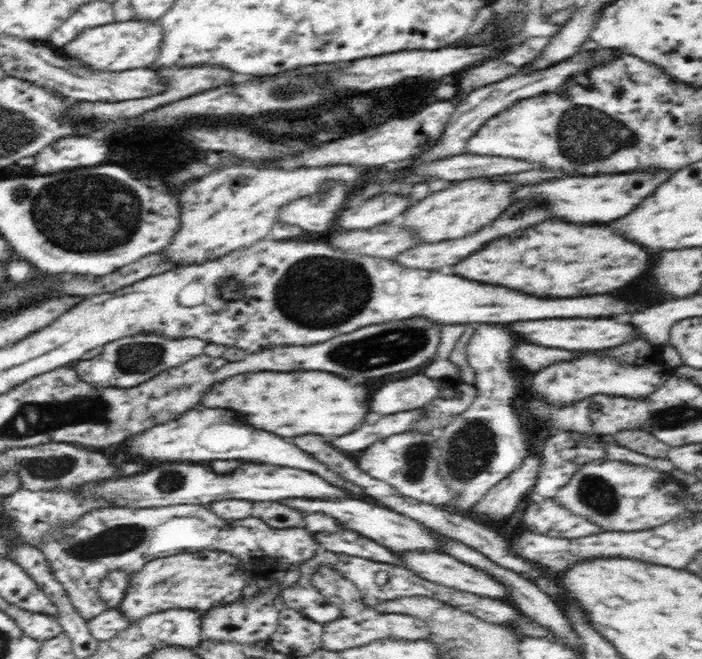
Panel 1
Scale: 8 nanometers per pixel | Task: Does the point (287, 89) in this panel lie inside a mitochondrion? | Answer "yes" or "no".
yes

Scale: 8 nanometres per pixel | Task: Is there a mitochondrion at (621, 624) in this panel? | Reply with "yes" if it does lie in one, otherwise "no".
no

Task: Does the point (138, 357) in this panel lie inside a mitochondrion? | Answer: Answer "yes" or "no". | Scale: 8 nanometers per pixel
yes

